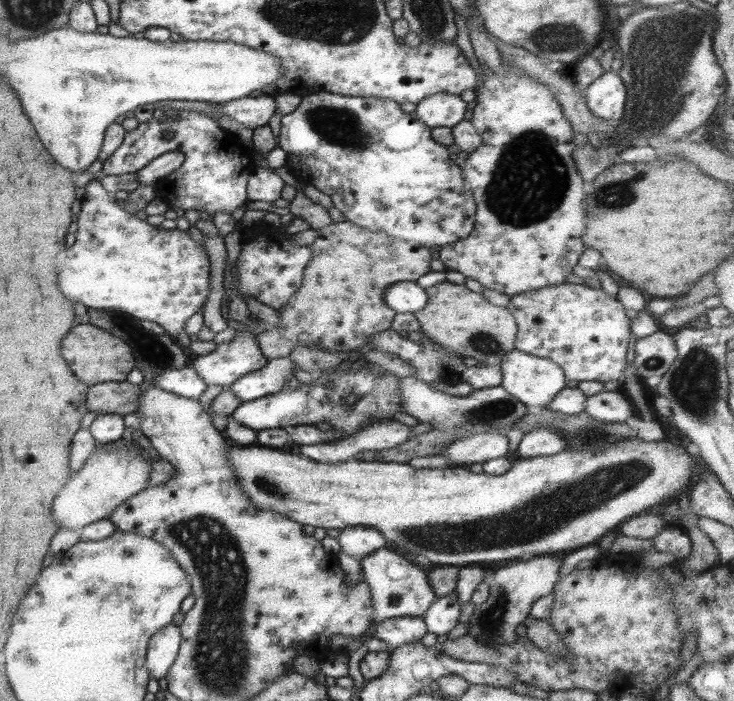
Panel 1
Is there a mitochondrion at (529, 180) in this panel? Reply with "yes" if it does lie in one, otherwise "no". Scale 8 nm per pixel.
yes

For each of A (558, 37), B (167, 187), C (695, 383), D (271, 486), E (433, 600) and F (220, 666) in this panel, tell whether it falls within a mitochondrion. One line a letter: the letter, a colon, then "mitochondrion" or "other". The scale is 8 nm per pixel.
A: mitochondrion
B: other
C: mitochondrion
D: mitochondrion
E: other
F: mitochondrion

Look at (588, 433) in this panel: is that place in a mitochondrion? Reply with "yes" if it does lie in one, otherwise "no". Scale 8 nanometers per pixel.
yes

